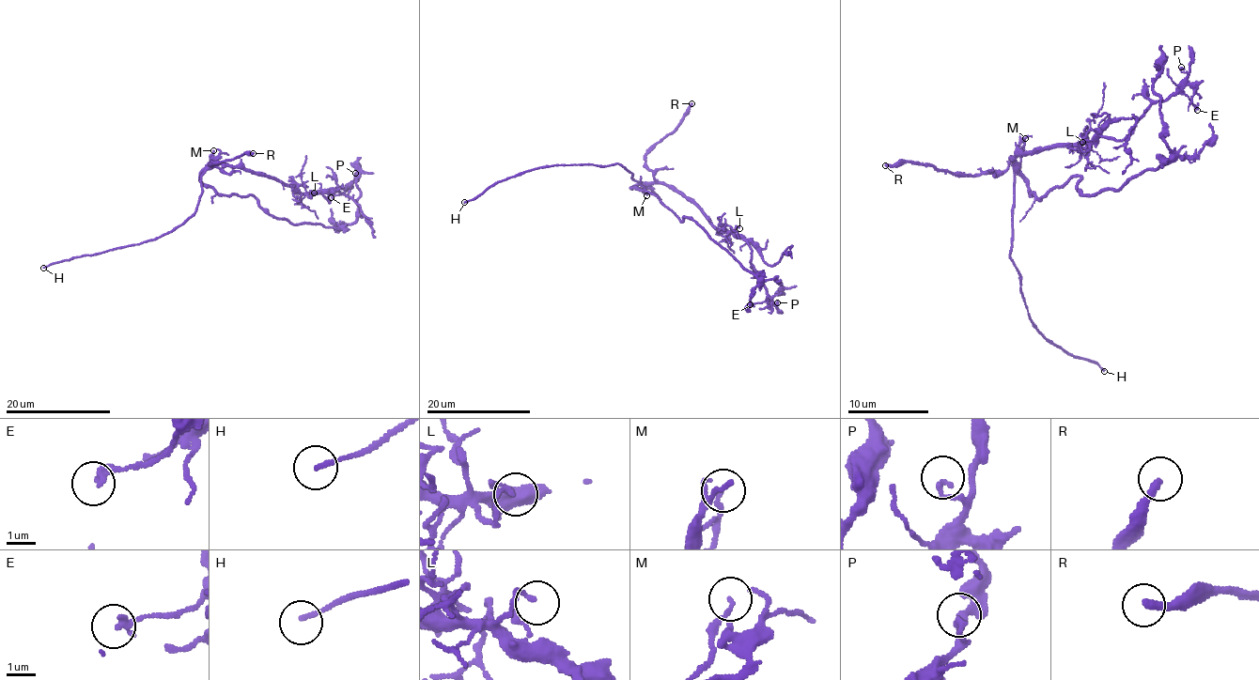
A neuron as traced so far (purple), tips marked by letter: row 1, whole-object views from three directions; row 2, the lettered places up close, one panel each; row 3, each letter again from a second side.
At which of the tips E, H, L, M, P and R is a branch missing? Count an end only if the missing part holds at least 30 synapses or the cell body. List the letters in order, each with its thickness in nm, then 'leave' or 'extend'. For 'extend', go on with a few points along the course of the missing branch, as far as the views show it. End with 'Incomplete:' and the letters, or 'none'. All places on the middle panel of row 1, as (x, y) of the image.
E: 240 nm thick; leave
H: 140 nm thick; extend
L: 140 nm thick; leave
M: 100 nm thick; leave
P: 150 nm thick; leave
R: 260 nm thick; leave
Incomplete: H

